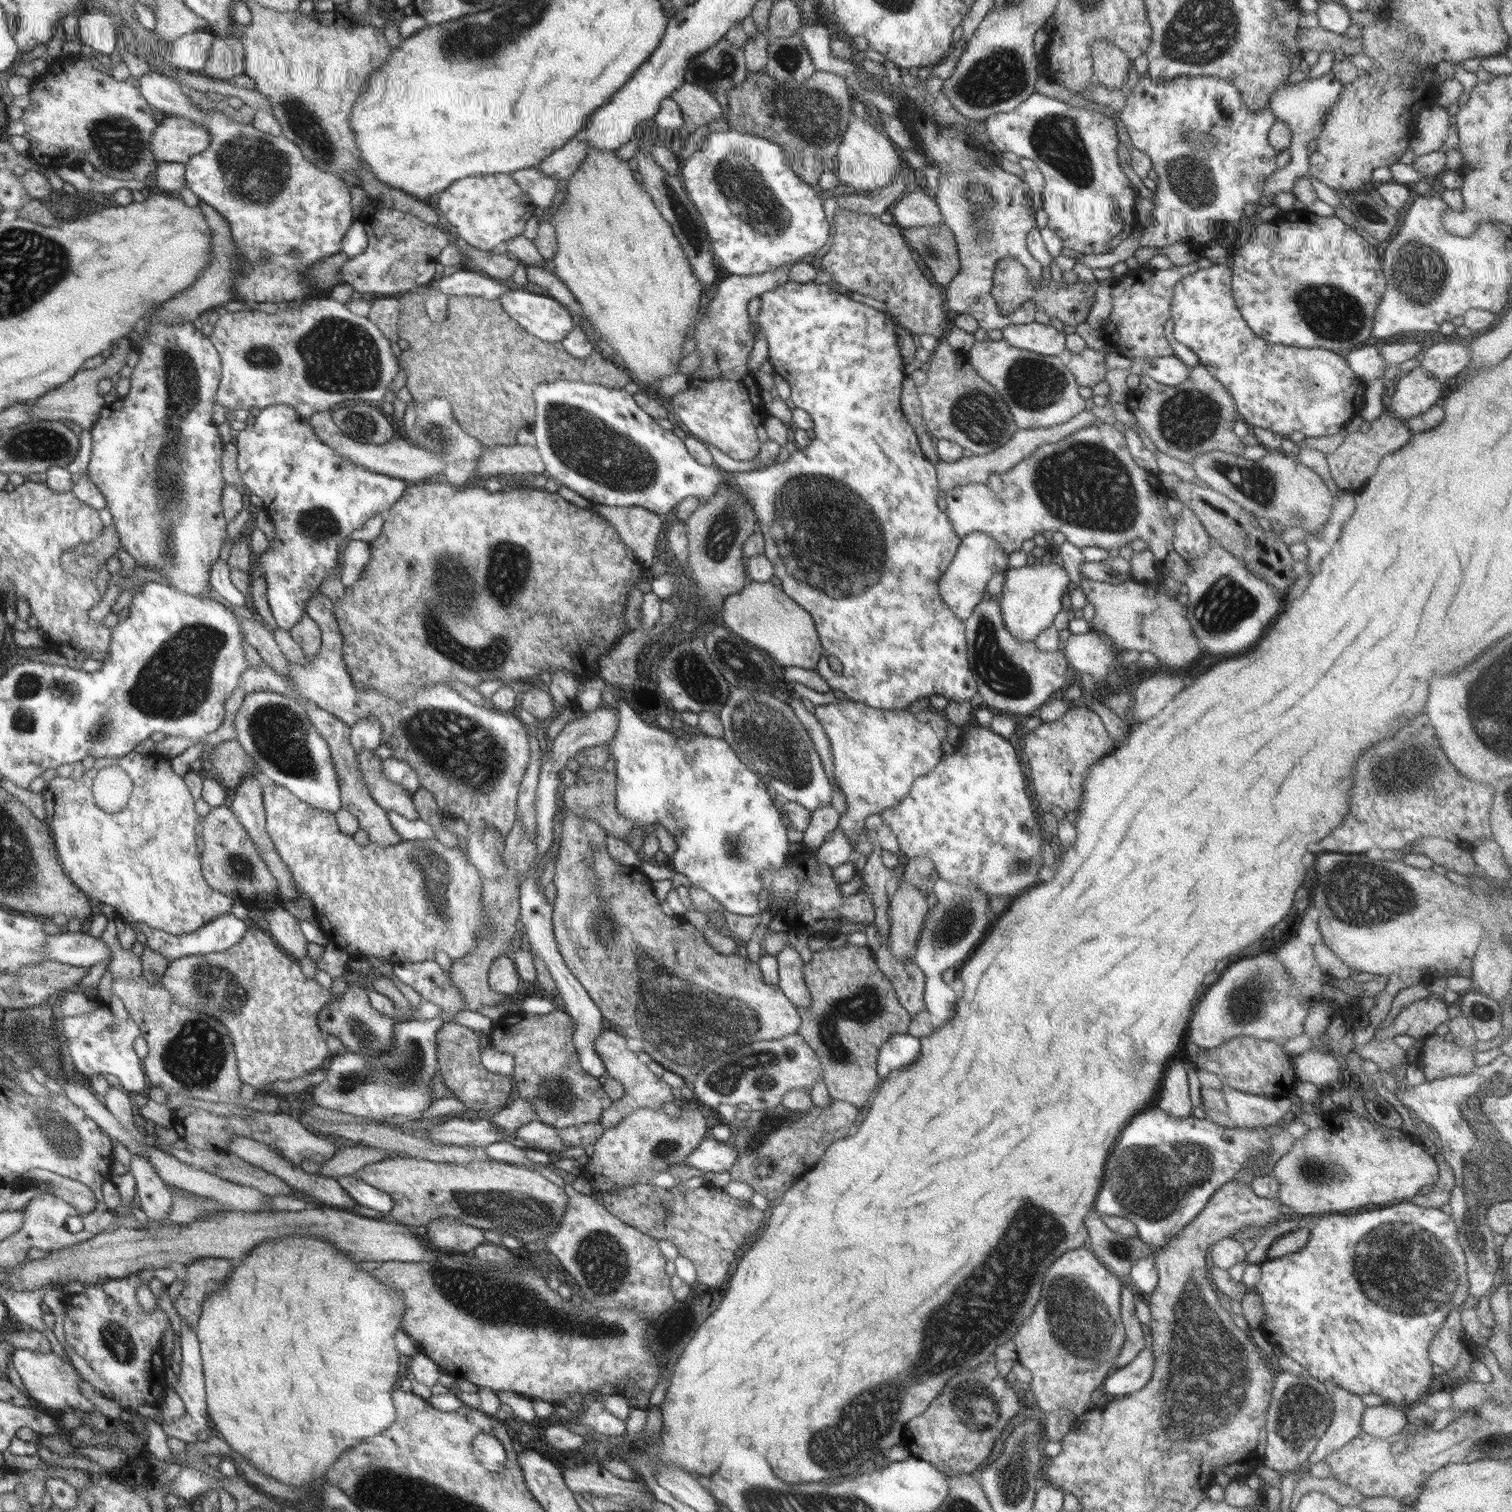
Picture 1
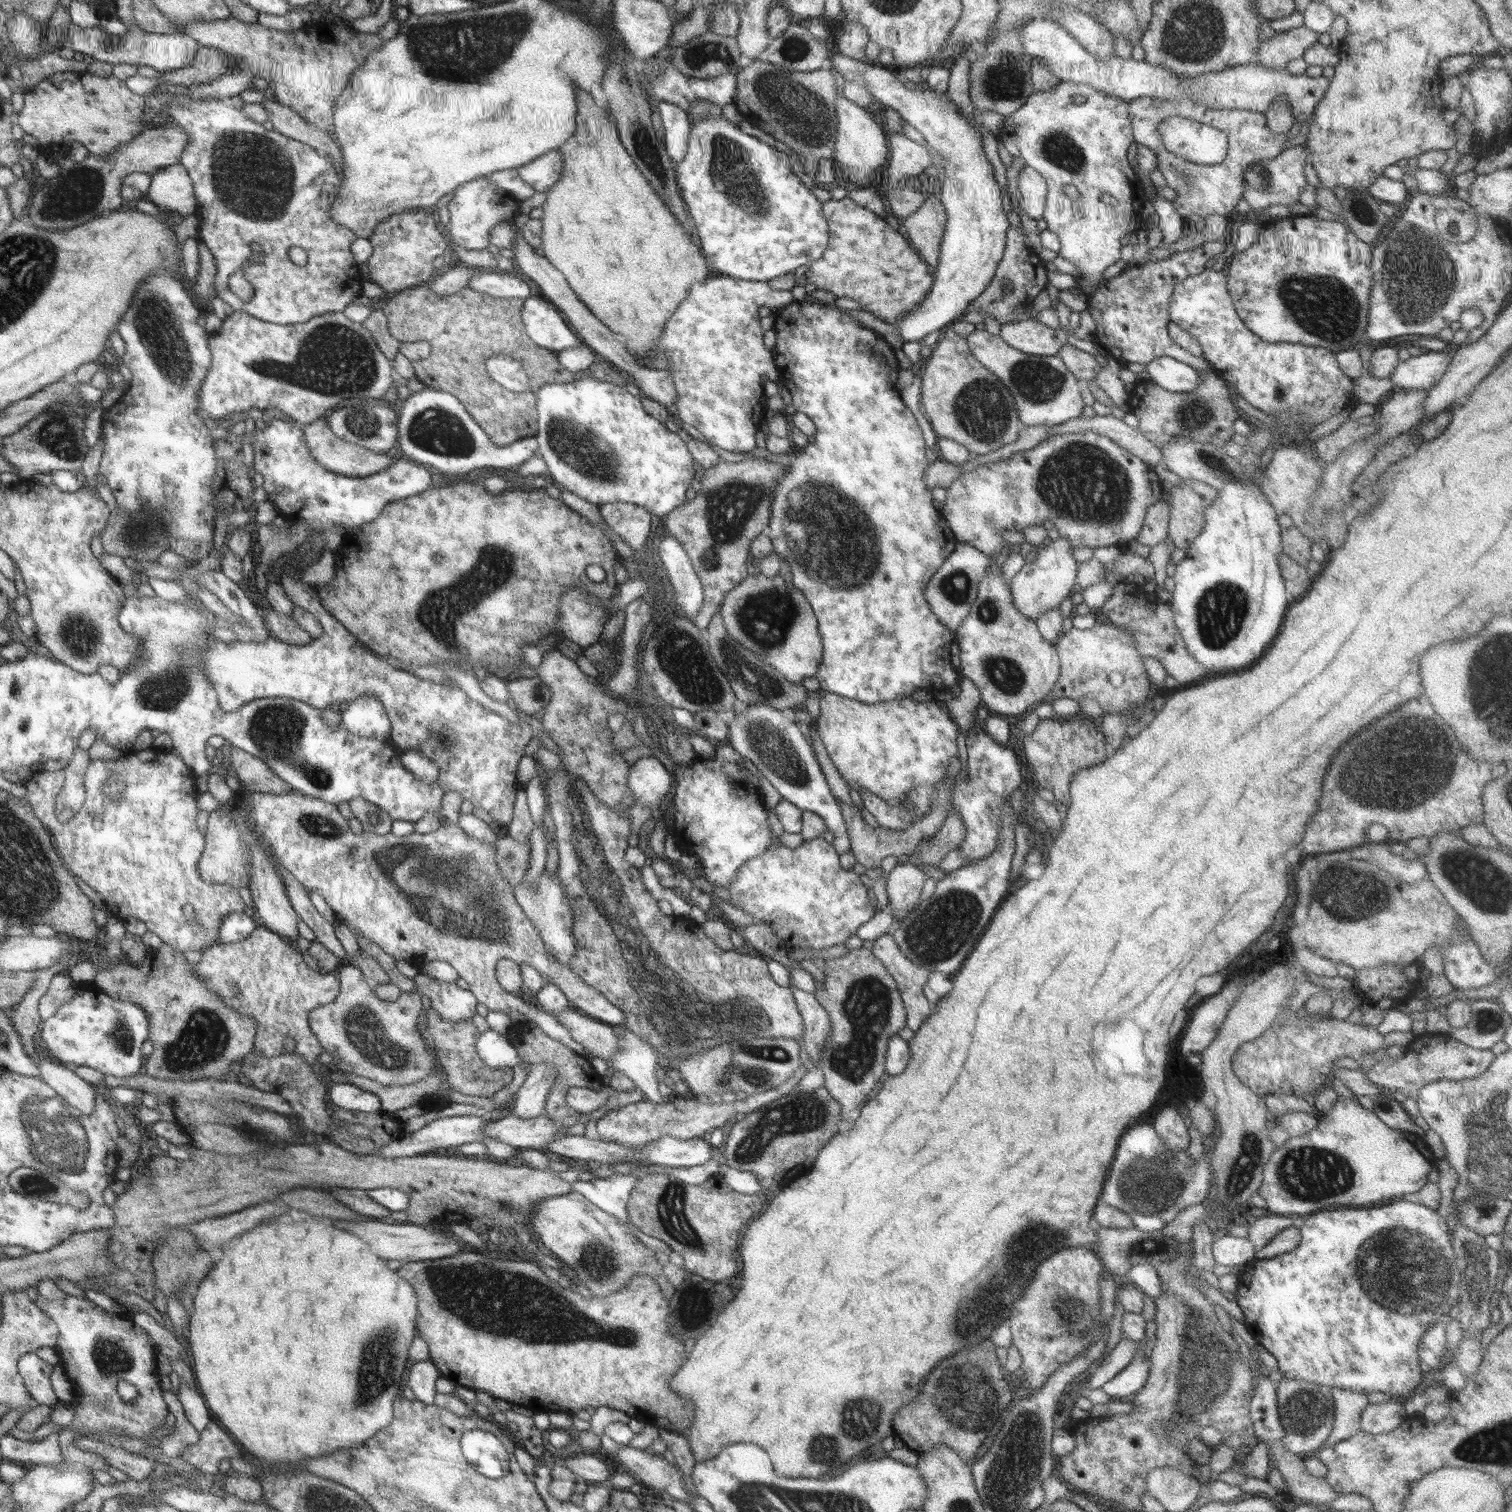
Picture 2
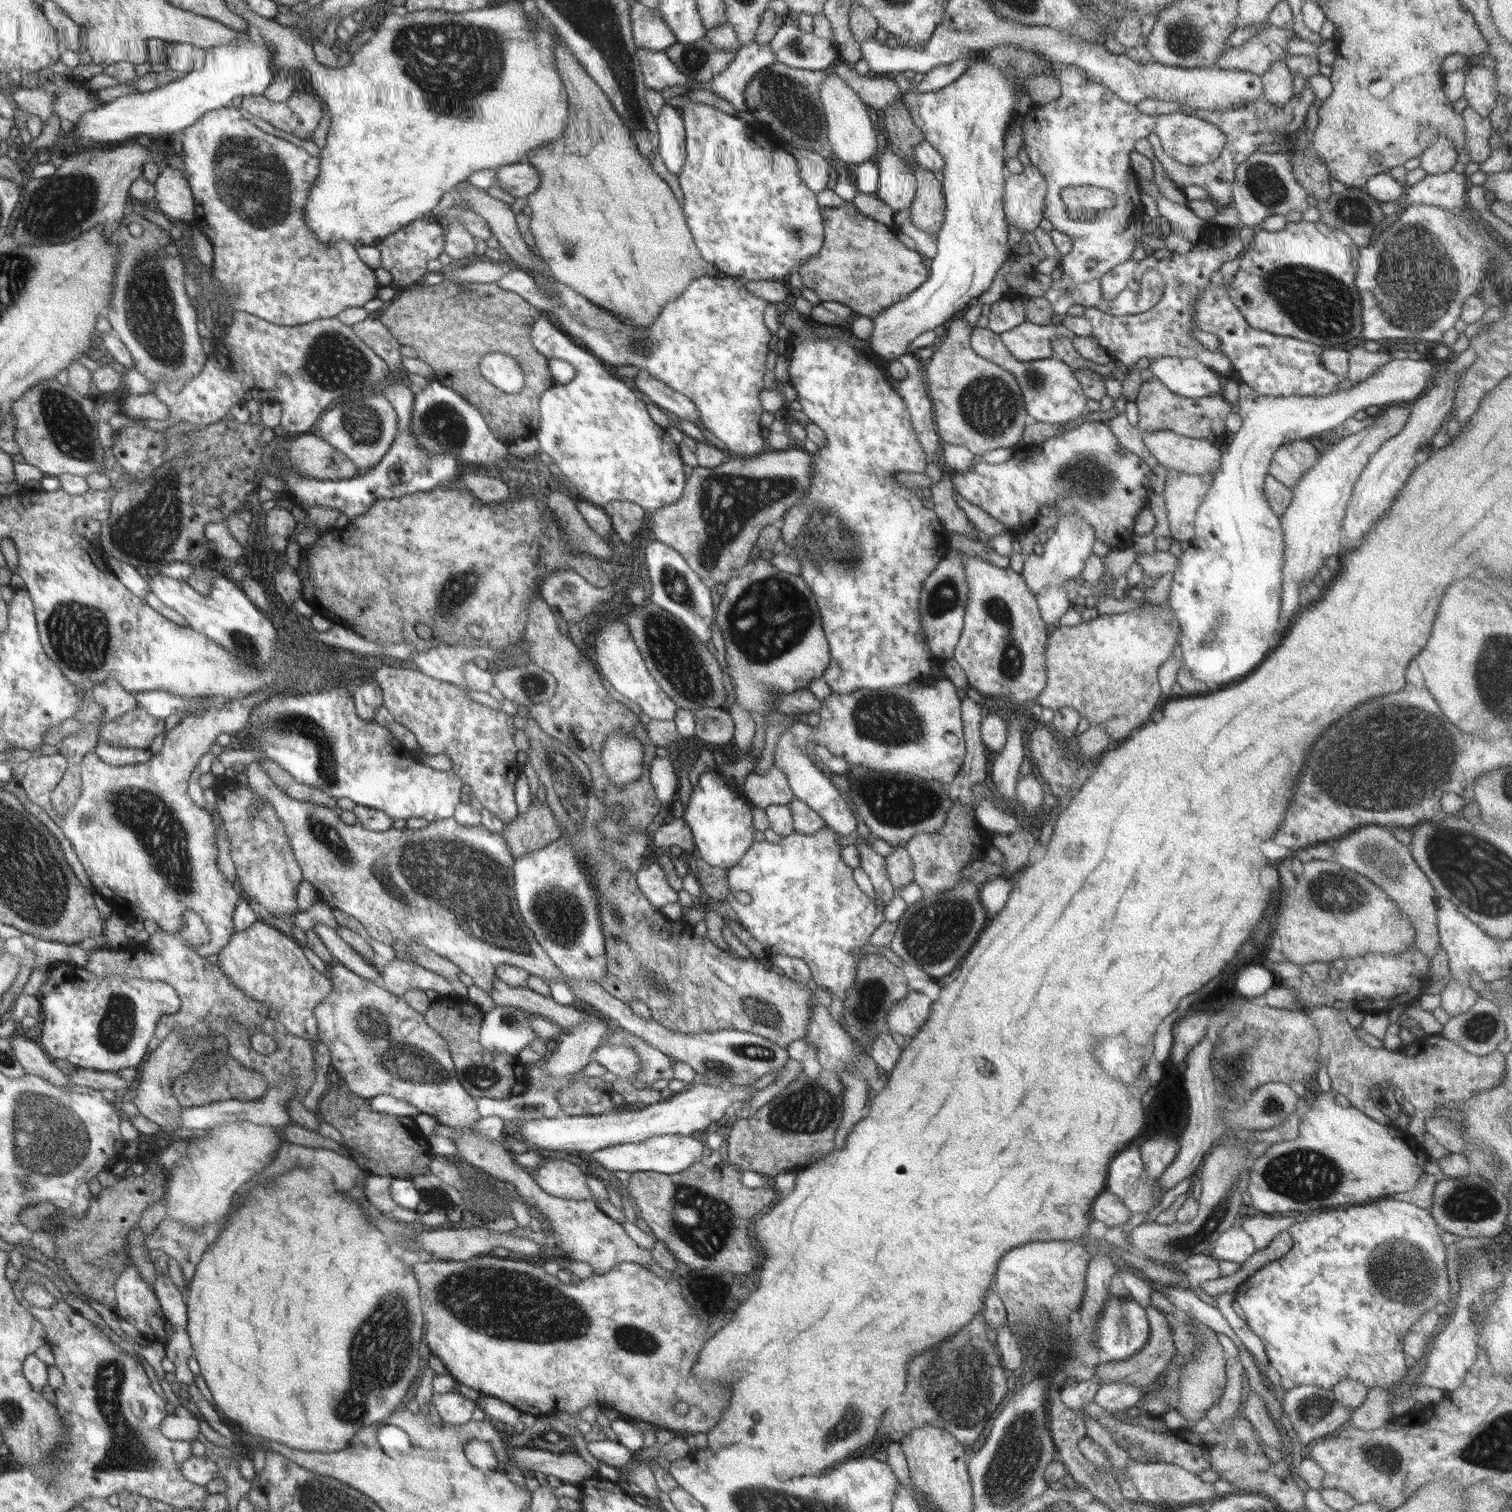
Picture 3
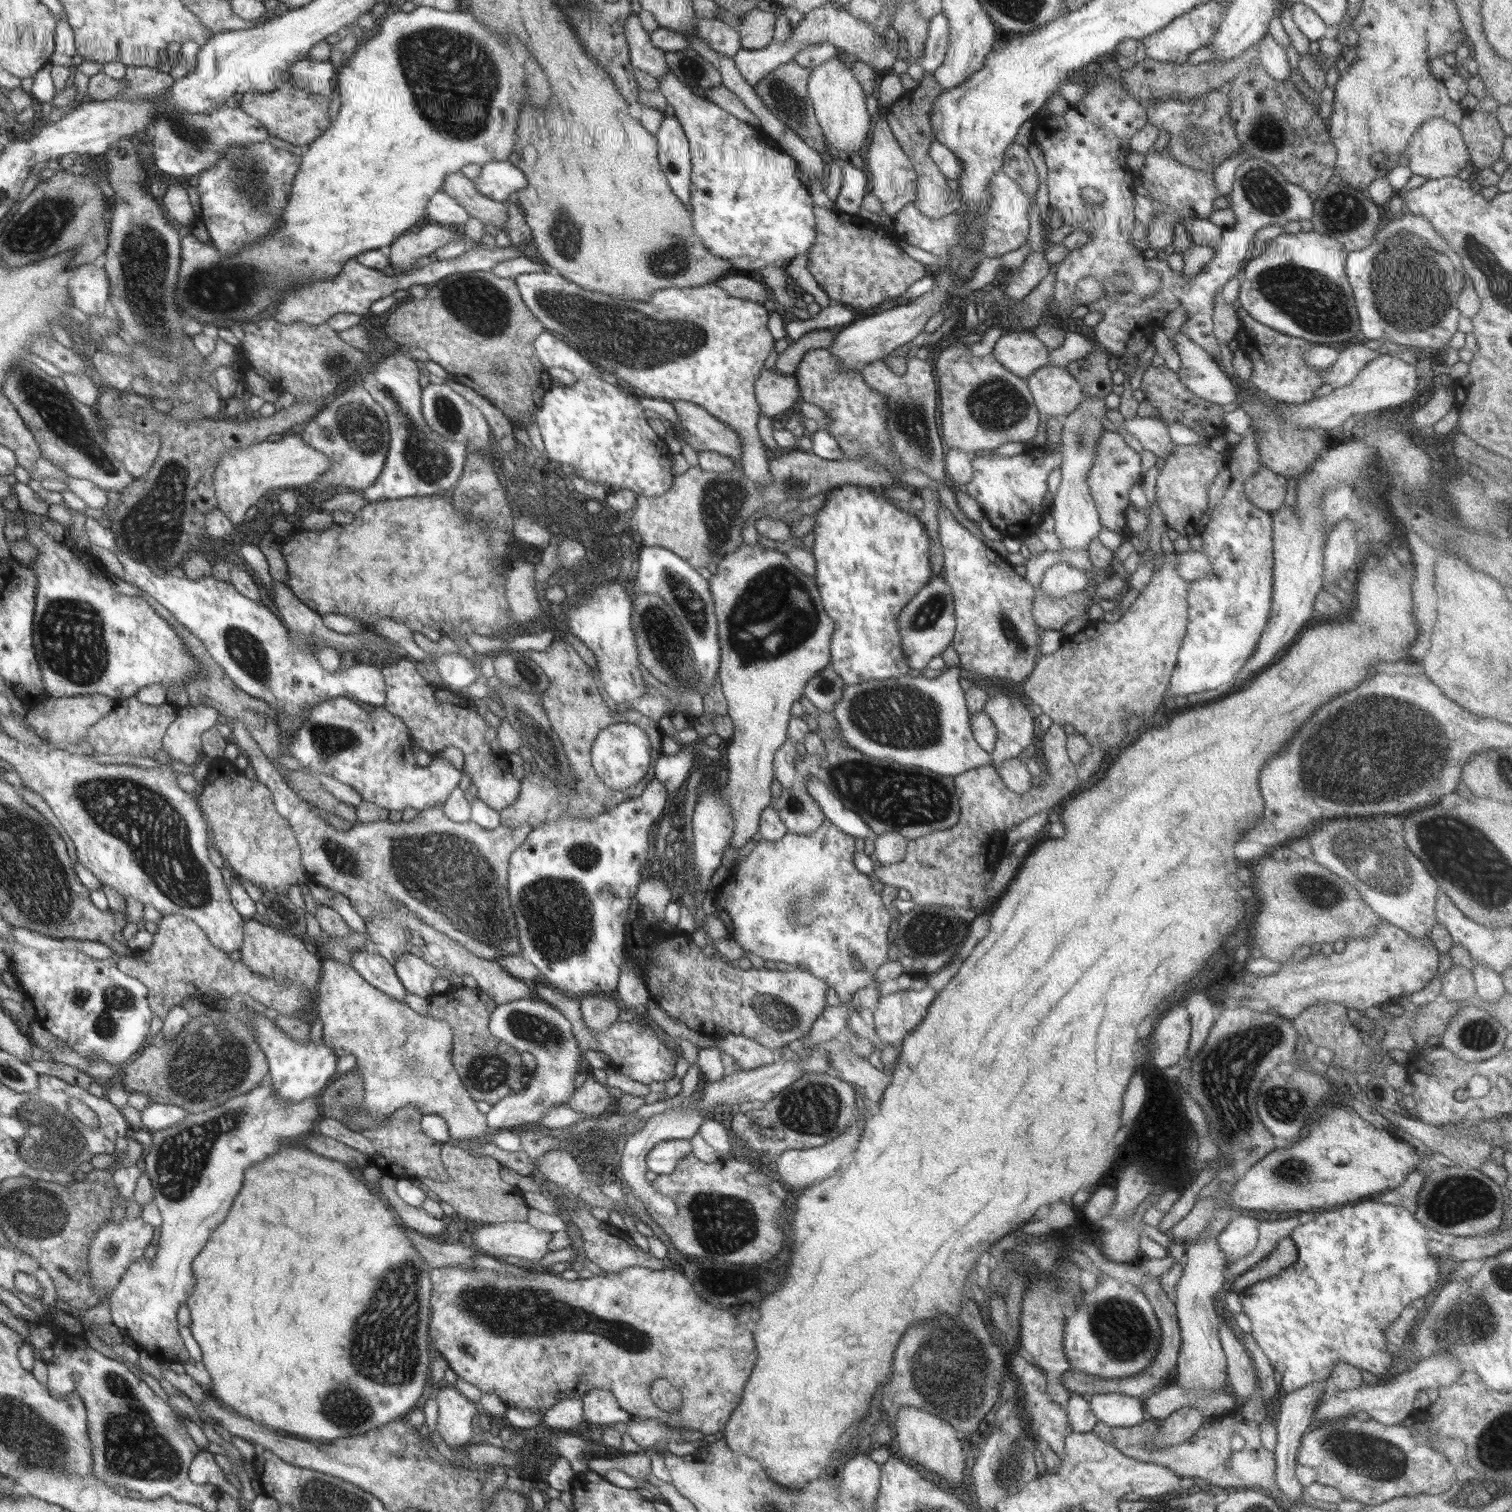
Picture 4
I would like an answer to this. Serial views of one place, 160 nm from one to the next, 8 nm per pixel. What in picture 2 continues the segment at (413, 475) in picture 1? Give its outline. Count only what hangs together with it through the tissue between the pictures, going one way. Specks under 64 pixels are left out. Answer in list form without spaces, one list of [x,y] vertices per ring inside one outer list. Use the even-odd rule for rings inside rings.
[[[325,418],[303,425],[303,430],[307,437],[309,451],[326,470],[352,478],[364,478],[365,476],[378,474],[381,470],[386,470],[389,466],[395,464],[397,453],[391,451],[379,453],[378,451],[368,450],[358,443],[348,442],[346,439],[340,438],[331,429]]]

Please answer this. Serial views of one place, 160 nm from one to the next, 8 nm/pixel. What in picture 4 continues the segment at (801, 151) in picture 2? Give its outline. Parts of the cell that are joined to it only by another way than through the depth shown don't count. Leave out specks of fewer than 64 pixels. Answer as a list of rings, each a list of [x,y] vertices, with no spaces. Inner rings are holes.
[[[788,61],[787,64],[777,67],[764,76],[756,86],[755,93],[760,100],[781,120],[788,128],[791,128],[799,138],[814,150],[820,152],[826,148],[824,135],[819,122],[817,121],[815,110],[808,94],[808,79],[810,79],[810,69],[806,69],[796,62]]]

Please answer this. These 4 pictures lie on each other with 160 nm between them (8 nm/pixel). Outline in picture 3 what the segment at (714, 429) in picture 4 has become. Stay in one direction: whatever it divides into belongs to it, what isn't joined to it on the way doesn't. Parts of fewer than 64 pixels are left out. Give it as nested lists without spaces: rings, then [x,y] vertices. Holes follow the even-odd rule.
[[[638,374],[636,377],[637,389],[646,394],[648,401],[663,408],[667,412],[674,412],[681,419],[689,420],[700,430],[703,424],[699,420],[696,405],[681,392],[670,388],[665,382],[654,377]]]

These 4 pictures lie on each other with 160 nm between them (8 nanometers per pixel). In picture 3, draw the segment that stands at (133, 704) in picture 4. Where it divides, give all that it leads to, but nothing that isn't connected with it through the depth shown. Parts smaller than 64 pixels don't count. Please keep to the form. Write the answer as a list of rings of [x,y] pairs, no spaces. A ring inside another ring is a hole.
[[[137,706],[132,710],[126,711],[122,716],[113,718],[107,722],[102,731],[98,731],[99,740],[105,740],[114,746],[125,749],[148,749],[152,740],[157,734],[164,734],[164,720],[158,720],[148,714],[147,710]]]

